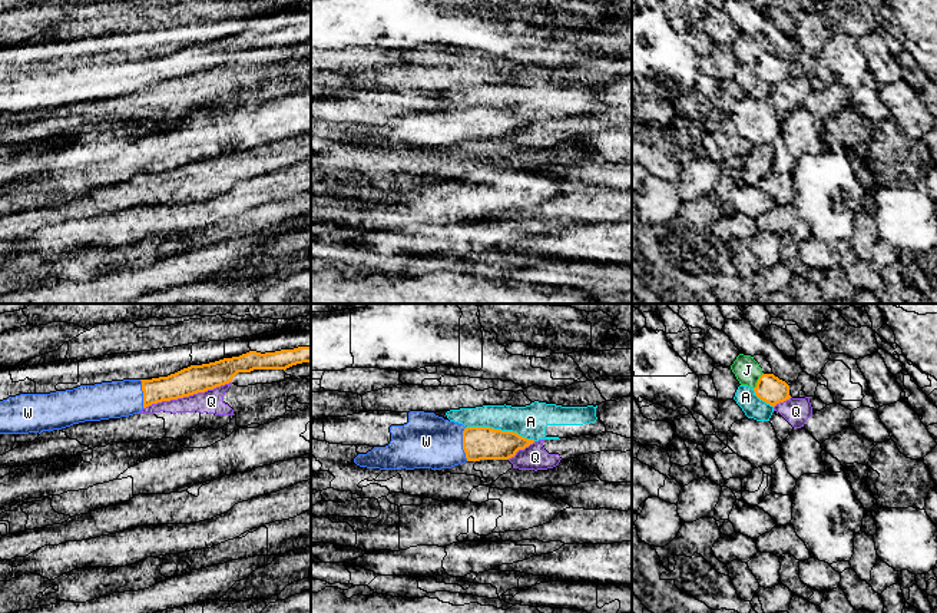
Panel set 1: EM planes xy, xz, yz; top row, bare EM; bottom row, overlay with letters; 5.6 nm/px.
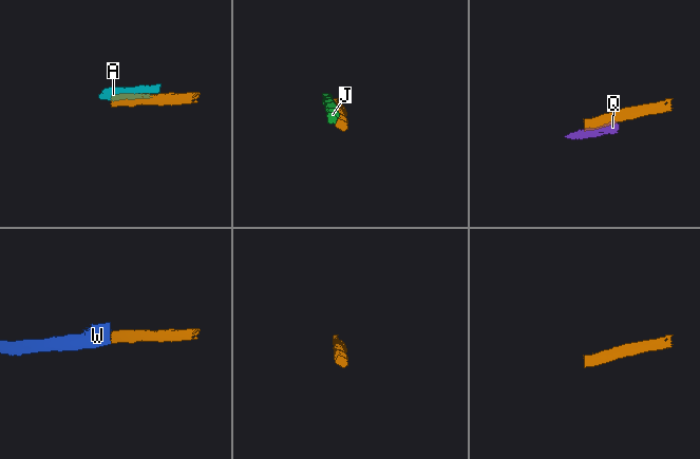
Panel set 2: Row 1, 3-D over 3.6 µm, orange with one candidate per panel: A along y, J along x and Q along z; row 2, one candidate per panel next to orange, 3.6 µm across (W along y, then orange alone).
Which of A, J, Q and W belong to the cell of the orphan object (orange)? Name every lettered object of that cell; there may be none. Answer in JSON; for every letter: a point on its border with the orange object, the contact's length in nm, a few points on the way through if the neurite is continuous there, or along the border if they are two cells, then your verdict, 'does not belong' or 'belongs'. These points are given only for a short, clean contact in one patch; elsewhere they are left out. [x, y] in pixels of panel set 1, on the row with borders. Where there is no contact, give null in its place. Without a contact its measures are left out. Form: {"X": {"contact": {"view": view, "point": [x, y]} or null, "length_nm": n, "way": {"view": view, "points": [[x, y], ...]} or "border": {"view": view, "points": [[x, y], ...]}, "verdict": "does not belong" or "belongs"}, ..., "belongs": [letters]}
{"A": {"contact": {"view": "xz", "point": [500, 430]}, "length_nm": 400, "verdict": "does not belong"}, "J": {"contact": {"view": "yz", "point": [758, 381]}, "length_nm": 110, "verdict": "does not belong"}, "Q": {"contact": {"view": "xy", "point": [186, 396]}, "length_nm": 500, "border": {"view": "xy", "points": [[231, 381], [204, 391], [152, 403], [143, 408]]}, "verdict": "does not belong"}, "W": {"contact": {"view": "xz", "point": [463, 444]}, "length_nm": 190, "way": {"view": "xz", "points": [[479, 443], [463, 444], [426, 441]]}, "verdict": "belongs"}, "belongs": ["W"]}

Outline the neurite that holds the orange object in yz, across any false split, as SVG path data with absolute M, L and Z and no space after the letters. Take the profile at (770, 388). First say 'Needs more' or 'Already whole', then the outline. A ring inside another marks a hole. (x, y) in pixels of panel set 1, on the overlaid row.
Already whole. M762 374L754 391L759 400L772 407L791 398L789 385L774 374Z

